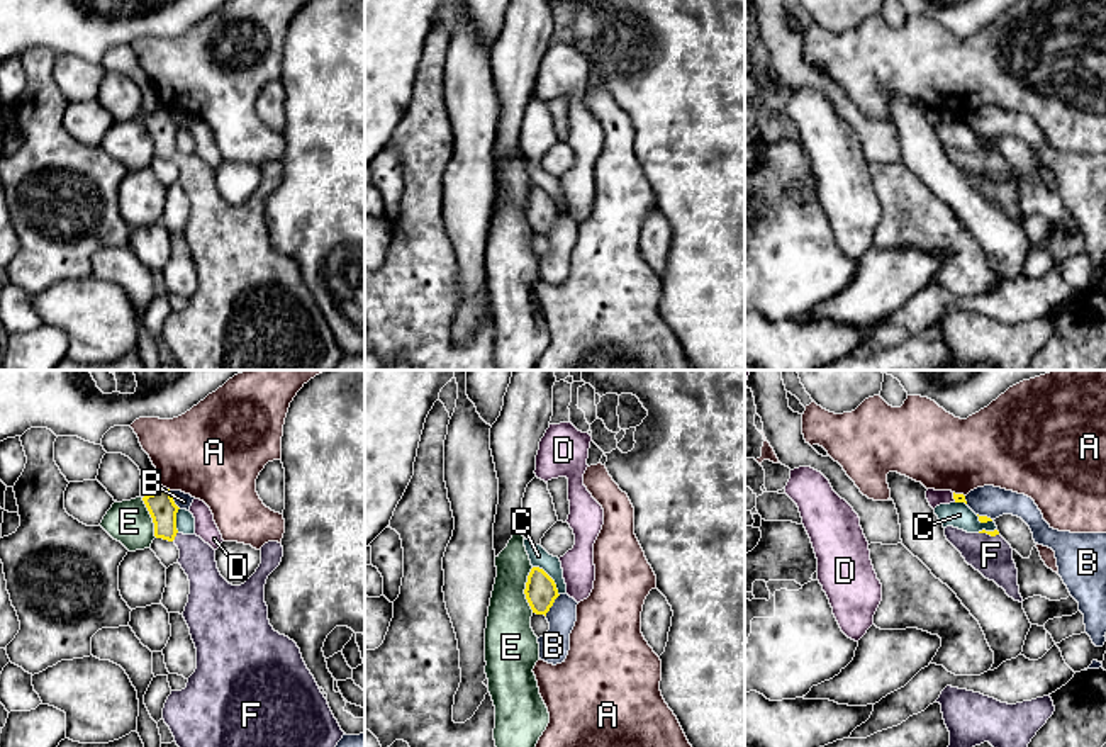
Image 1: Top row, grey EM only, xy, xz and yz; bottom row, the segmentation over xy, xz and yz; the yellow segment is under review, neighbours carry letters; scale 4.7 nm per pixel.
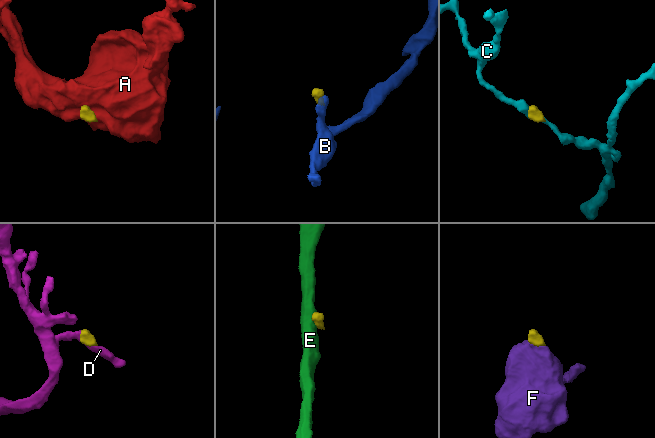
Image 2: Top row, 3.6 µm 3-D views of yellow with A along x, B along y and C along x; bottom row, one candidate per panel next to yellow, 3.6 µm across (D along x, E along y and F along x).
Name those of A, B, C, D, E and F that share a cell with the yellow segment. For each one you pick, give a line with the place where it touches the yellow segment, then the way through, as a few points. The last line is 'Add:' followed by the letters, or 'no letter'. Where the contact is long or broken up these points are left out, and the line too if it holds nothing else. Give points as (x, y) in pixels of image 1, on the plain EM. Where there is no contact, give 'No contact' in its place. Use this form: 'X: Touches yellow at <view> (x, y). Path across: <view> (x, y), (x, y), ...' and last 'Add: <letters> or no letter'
F: Touches yellow at xy (175, 155). Path across: xy (160, 124), (165, 145), (175, 155), (197, 179)
Add: F

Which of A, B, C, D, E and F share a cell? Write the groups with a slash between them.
A / B / C / D / E / F

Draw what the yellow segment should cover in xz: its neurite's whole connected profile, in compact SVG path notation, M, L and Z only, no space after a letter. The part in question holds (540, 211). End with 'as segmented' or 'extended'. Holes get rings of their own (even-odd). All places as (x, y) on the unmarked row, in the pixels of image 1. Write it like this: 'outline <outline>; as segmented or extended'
outline M539 187L531 188L524 214L533 233L545 236L560 216L555 200Z; as segmented

